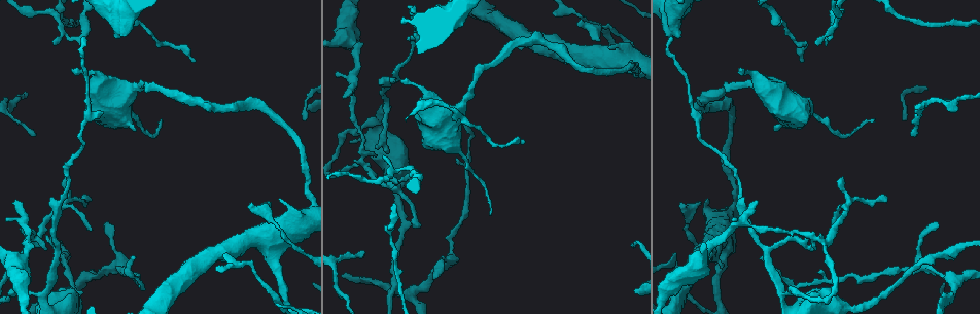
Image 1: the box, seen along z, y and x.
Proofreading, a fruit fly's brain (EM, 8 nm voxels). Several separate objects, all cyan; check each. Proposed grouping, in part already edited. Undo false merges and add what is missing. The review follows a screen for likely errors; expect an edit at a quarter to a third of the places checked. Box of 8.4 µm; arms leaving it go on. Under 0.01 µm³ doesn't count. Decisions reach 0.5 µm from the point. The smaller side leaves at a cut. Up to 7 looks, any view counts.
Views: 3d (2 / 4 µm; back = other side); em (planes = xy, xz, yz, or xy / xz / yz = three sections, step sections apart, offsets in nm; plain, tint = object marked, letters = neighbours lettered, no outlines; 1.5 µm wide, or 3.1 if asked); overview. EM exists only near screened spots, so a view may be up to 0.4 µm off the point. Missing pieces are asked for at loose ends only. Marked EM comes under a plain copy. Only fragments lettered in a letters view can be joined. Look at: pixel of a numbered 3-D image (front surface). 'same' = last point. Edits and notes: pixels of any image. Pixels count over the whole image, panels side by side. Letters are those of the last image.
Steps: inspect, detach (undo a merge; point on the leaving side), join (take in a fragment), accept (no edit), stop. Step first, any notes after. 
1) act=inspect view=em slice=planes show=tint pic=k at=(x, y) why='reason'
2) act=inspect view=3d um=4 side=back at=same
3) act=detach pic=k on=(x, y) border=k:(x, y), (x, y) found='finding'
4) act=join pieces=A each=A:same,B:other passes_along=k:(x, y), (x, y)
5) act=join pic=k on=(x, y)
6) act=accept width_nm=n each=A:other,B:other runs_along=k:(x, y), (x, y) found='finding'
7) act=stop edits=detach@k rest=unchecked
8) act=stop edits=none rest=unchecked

act=inspect view=3d um=2 pic=1 at=(823, 245) why='three arms meet'

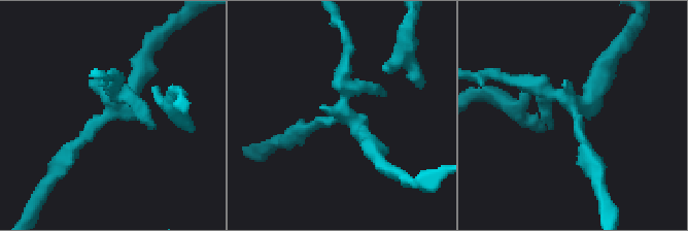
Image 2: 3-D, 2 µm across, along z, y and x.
act=inspect view=em slice=xz step=4 show=tint pic=2 at=(575, 106) arms=3

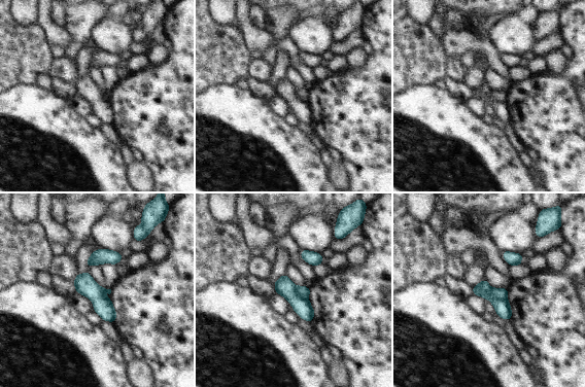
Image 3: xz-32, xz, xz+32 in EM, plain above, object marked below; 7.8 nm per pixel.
act=inspect view=em slice=planes show=letters at=same why='another direction'

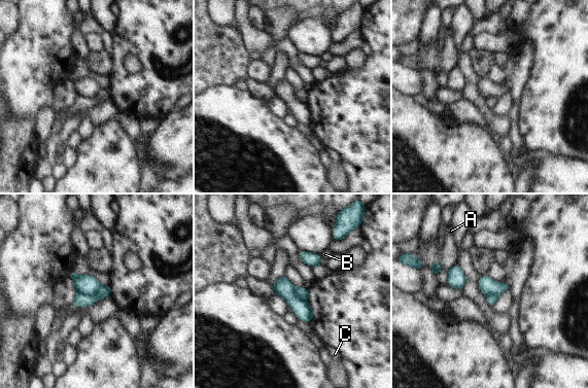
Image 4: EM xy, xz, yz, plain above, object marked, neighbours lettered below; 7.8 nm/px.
act=detach pic=4 on=(80, 300) width_nm=140 each=A:other,B:other,C:other border=4:(101, 285), (91, 295), (77, 293) found='two neurons meet here'

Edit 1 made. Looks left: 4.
act=inspect view=overview why='see it whole again'

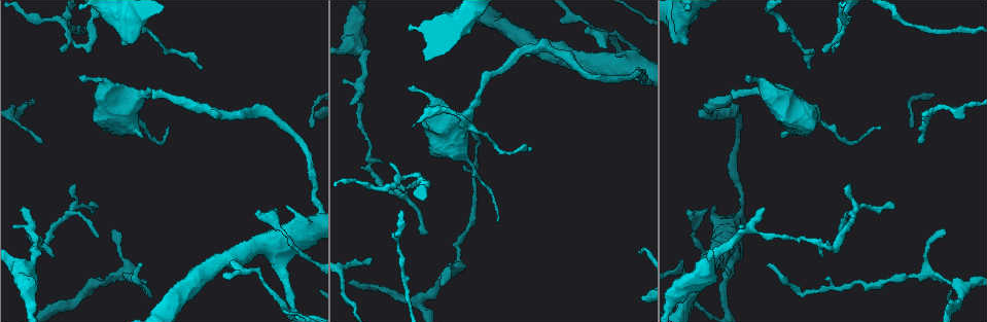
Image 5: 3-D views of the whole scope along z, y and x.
act=inspect view=3d um=4 side=back pic=5 at=(767, 263)

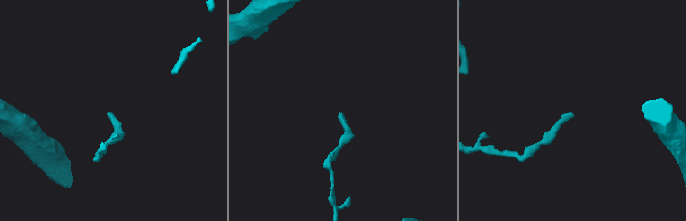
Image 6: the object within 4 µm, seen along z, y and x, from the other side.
act=inspect view=em slice=xz step=4 show=letters pic=6 at=(109, 113)

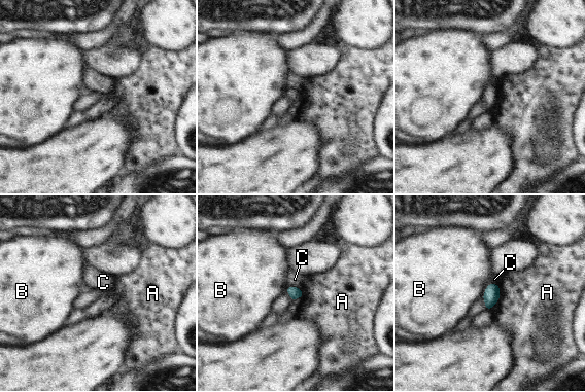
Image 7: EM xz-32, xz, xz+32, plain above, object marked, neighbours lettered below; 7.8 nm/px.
act=inspect view=em slice=planes show=letters at=same why='cut it another way'

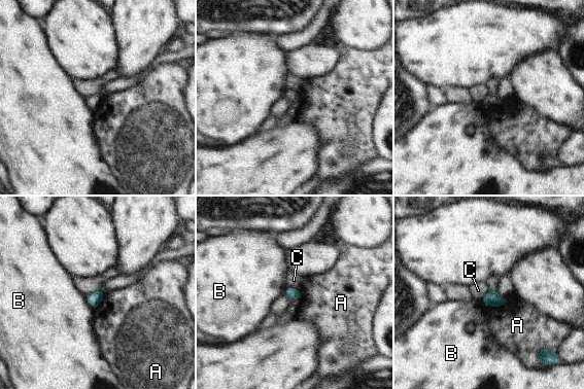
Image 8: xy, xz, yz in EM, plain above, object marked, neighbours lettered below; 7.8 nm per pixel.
act=accept each=A:other,B:other,C:other border=8:(286, 288), (294, 287), (301, 292) found='none of them fits'

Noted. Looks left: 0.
act=stop edits=detach@4 rest=unchecked

